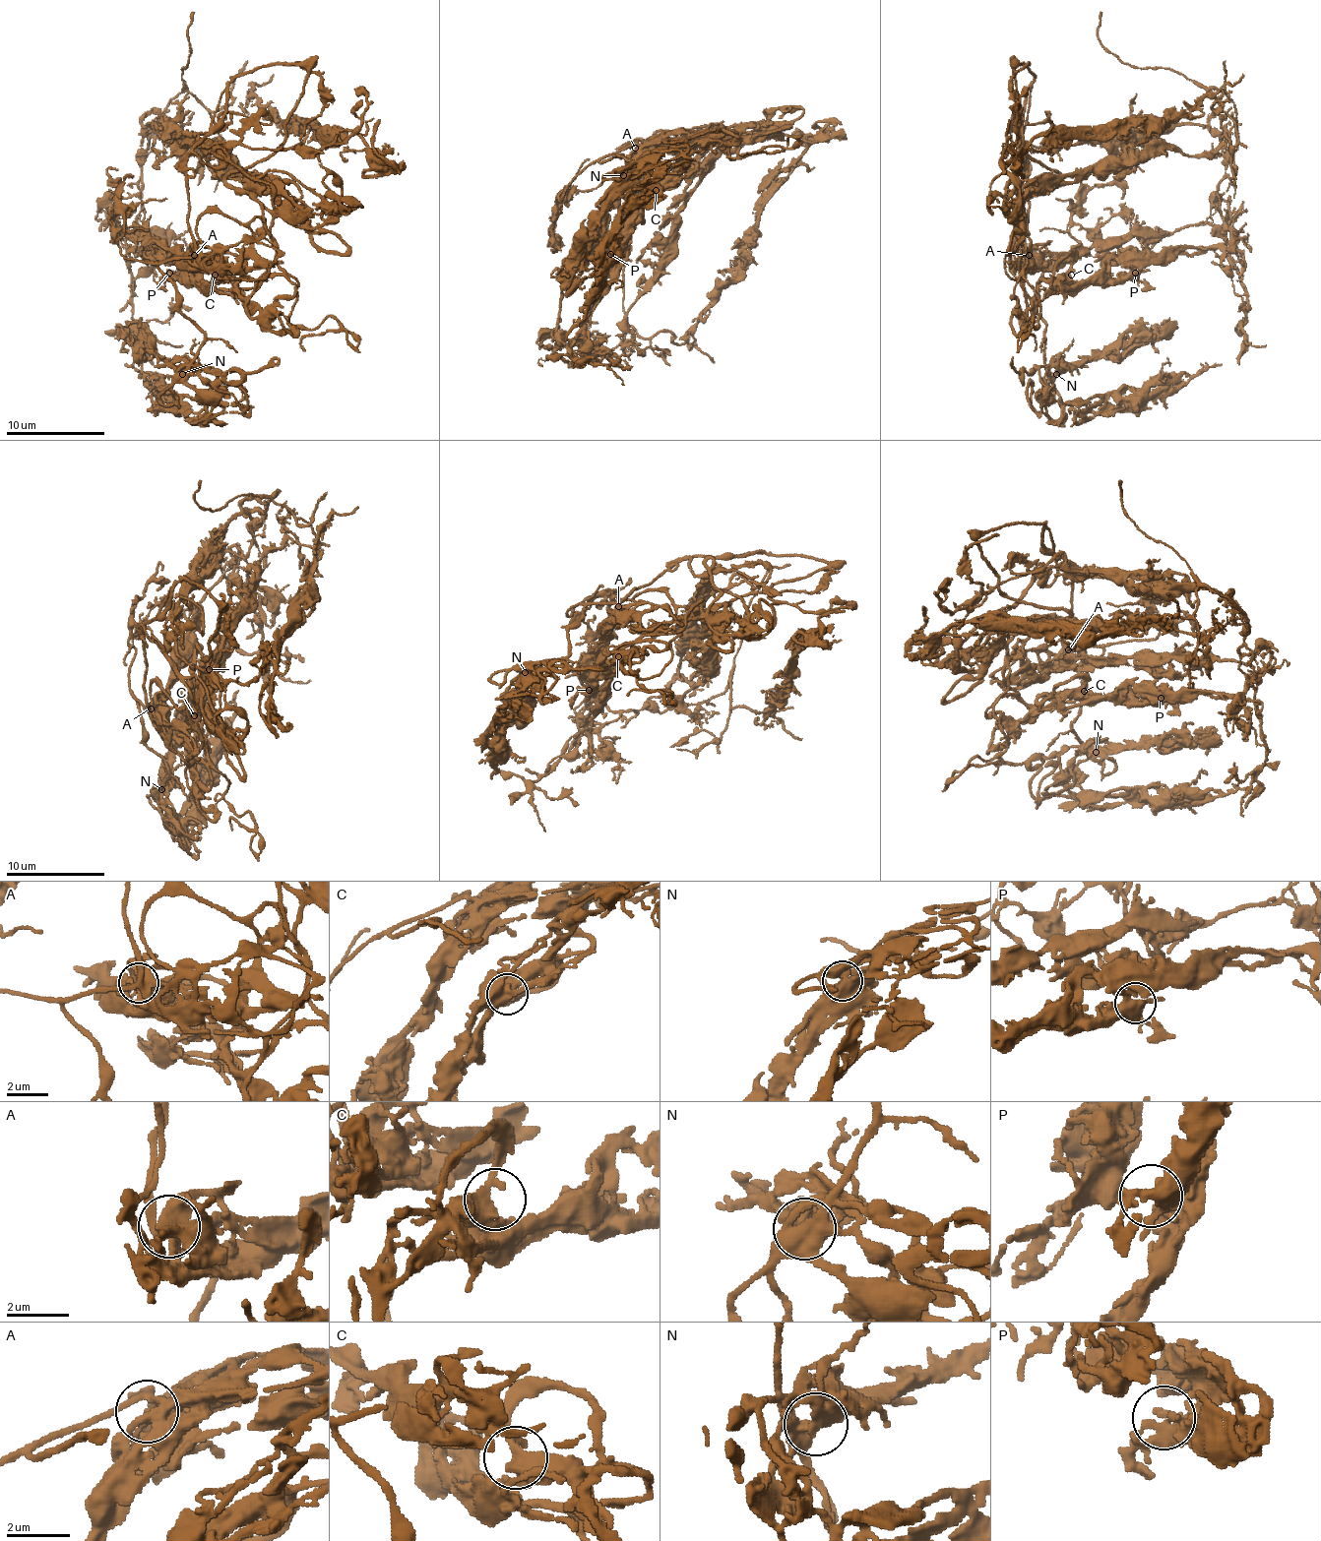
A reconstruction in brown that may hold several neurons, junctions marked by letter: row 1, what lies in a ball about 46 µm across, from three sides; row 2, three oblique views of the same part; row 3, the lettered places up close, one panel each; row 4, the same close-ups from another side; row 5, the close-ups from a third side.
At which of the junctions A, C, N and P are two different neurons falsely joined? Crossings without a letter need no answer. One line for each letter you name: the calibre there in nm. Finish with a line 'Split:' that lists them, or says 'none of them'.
Split: none of them

